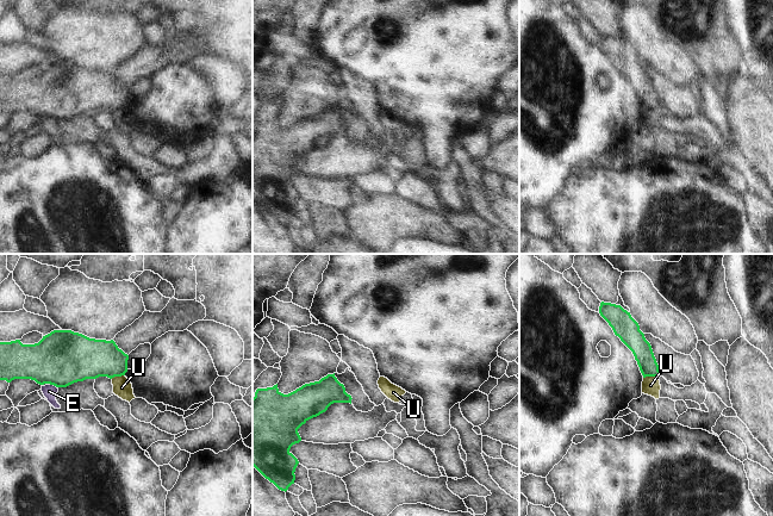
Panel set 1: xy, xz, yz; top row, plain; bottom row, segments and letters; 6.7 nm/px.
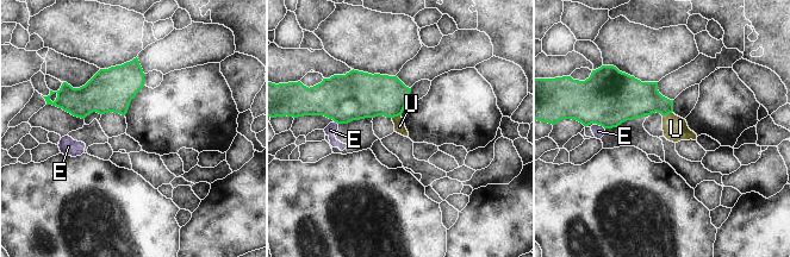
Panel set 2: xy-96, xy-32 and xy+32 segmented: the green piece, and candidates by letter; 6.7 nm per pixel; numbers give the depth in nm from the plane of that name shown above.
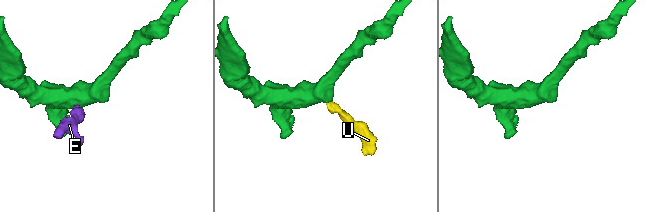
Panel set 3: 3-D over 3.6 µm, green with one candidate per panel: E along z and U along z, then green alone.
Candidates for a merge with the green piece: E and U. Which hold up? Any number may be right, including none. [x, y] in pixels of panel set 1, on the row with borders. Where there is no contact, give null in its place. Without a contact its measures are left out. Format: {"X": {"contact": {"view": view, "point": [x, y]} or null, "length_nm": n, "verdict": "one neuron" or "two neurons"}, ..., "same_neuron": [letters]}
{"E": {"contact": {"view": "xy", "point": [54, 385]}, "length_nm": 50, "verdict": "two neurons"}, "U": {"contact": {"view": "yz", "point": [650, 375]}, "length_nm": 110, "verdict": "two neurons"}, "same_neuron": []}

